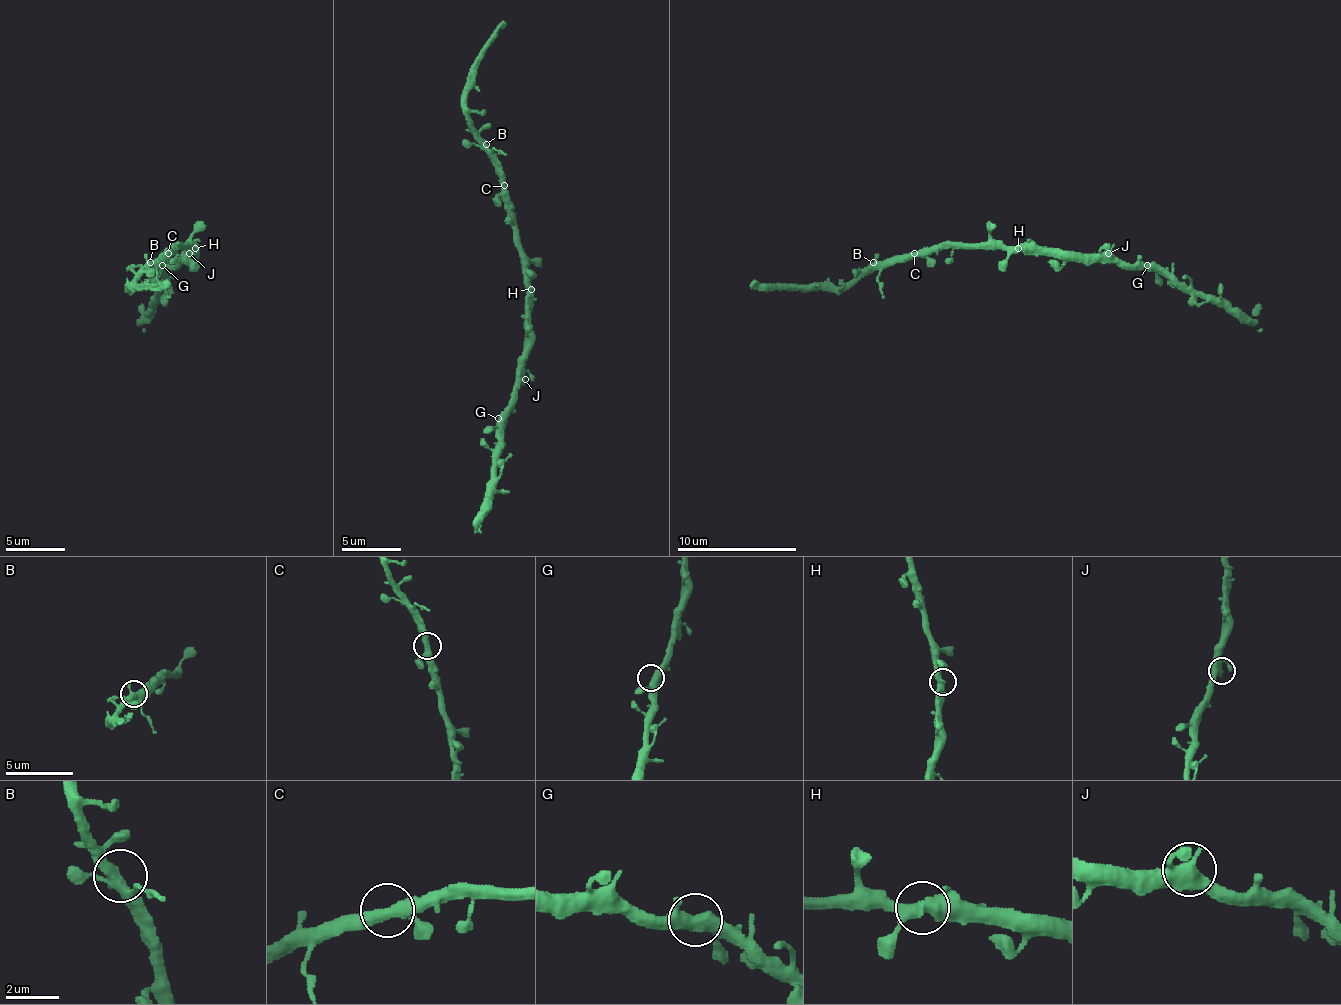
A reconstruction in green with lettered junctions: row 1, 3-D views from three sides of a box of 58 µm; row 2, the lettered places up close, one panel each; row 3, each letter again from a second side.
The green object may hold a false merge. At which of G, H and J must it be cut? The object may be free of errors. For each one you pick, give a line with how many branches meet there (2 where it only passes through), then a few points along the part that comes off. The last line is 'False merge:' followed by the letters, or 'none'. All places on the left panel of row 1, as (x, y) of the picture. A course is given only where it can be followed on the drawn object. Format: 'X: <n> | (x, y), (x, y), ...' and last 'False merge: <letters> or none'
False merge: none

